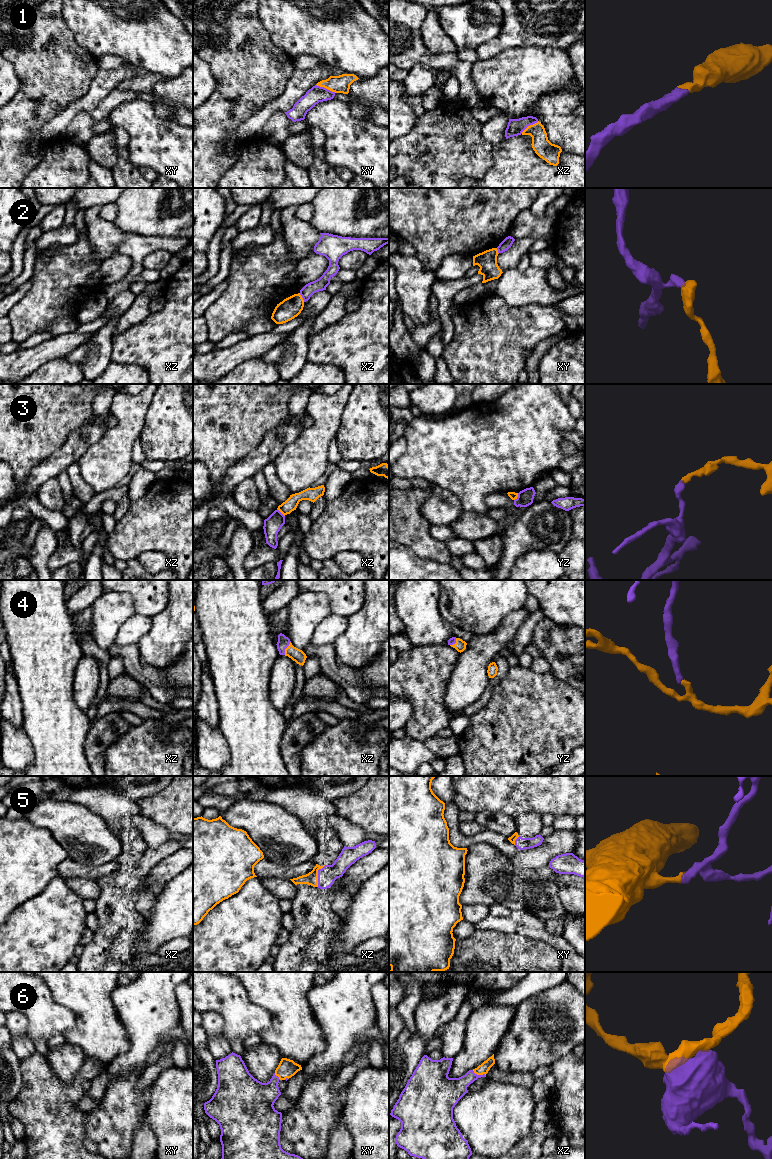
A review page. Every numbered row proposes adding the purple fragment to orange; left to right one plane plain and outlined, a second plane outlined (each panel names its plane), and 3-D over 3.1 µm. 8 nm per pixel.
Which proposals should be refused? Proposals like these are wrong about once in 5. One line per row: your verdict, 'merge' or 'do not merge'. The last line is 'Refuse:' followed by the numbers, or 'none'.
1: merge
2: do not merge
3: do not merge
4: merge
5: merge
6: merge
Refuse: 2, 3

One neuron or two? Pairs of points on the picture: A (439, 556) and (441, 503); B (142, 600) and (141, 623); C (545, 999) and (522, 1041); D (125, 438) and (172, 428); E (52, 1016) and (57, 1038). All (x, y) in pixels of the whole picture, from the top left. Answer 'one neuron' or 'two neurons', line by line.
A: two neurons
B: two neurons
C: one neuron
D: two neurons
E: two neurons

